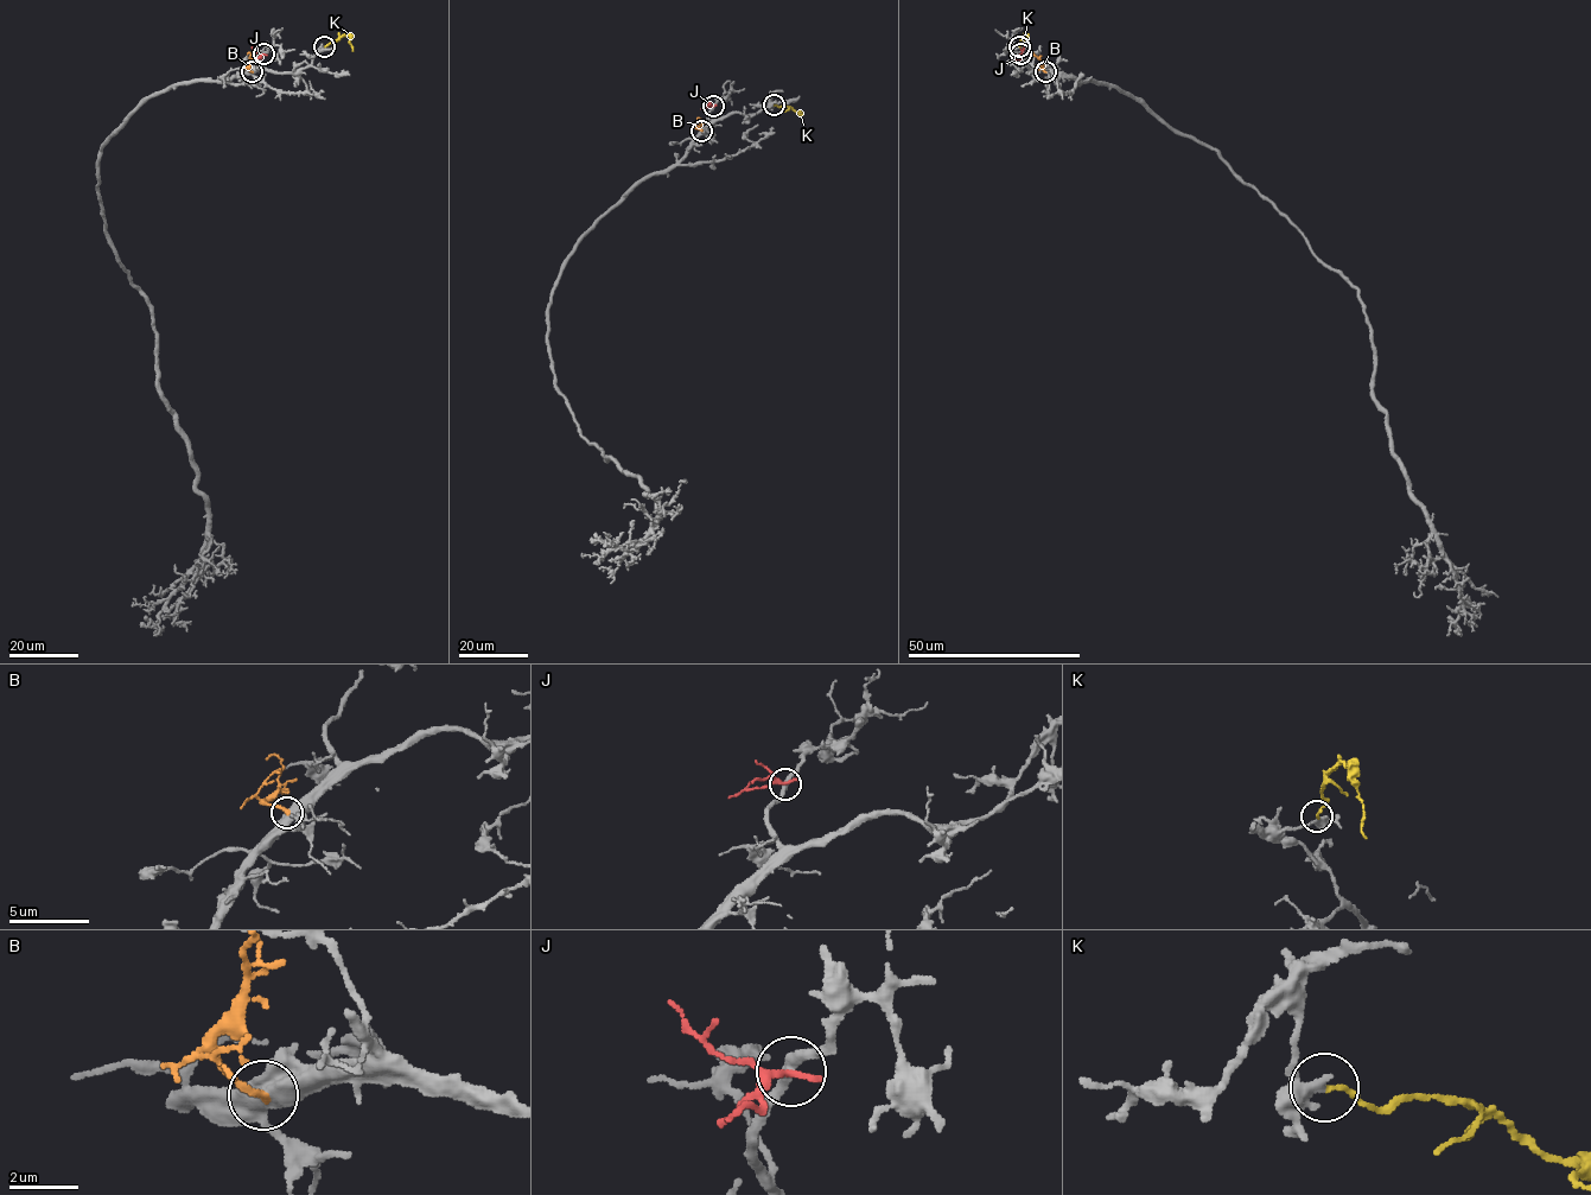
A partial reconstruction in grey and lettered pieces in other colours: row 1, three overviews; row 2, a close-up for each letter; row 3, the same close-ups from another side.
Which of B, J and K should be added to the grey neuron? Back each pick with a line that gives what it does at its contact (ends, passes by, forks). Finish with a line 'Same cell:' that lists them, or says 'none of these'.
Same cell: none of these

